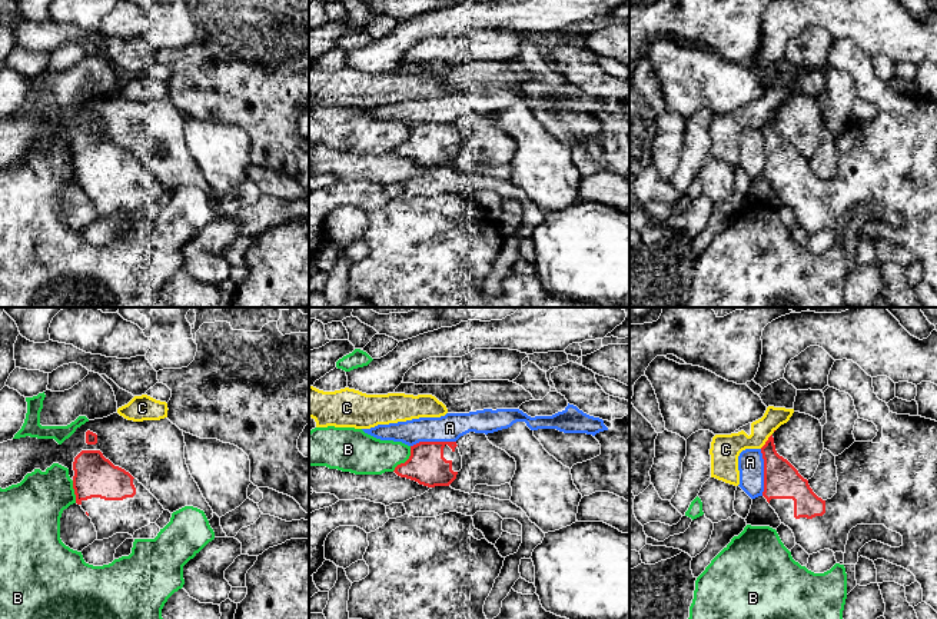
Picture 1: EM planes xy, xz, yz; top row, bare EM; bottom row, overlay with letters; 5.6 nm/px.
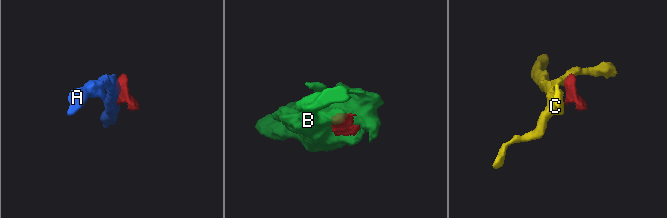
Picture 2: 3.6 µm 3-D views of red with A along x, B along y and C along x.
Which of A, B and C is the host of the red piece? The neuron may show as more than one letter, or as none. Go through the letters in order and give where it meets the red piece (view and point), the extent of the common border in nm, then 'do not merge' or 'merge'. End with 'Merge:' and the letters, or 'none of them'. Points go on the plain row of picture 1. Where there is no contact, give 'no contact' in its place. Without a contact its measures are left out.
A: yz (764, 152) | 260 nm | do not merge
B: xz (406, 140) | 180 nm | do not merge
C: yz (767, 120) | 110 nm | do not merge
Merge: none of them

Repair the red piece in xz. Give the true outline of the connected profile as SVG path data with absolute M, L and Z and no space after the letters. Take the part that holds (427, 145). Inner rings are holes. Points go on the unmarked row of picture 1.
M419 122L411 126L411 136L395 147L395 153L435 167L449 166L462 149L462 136L456 122Z

